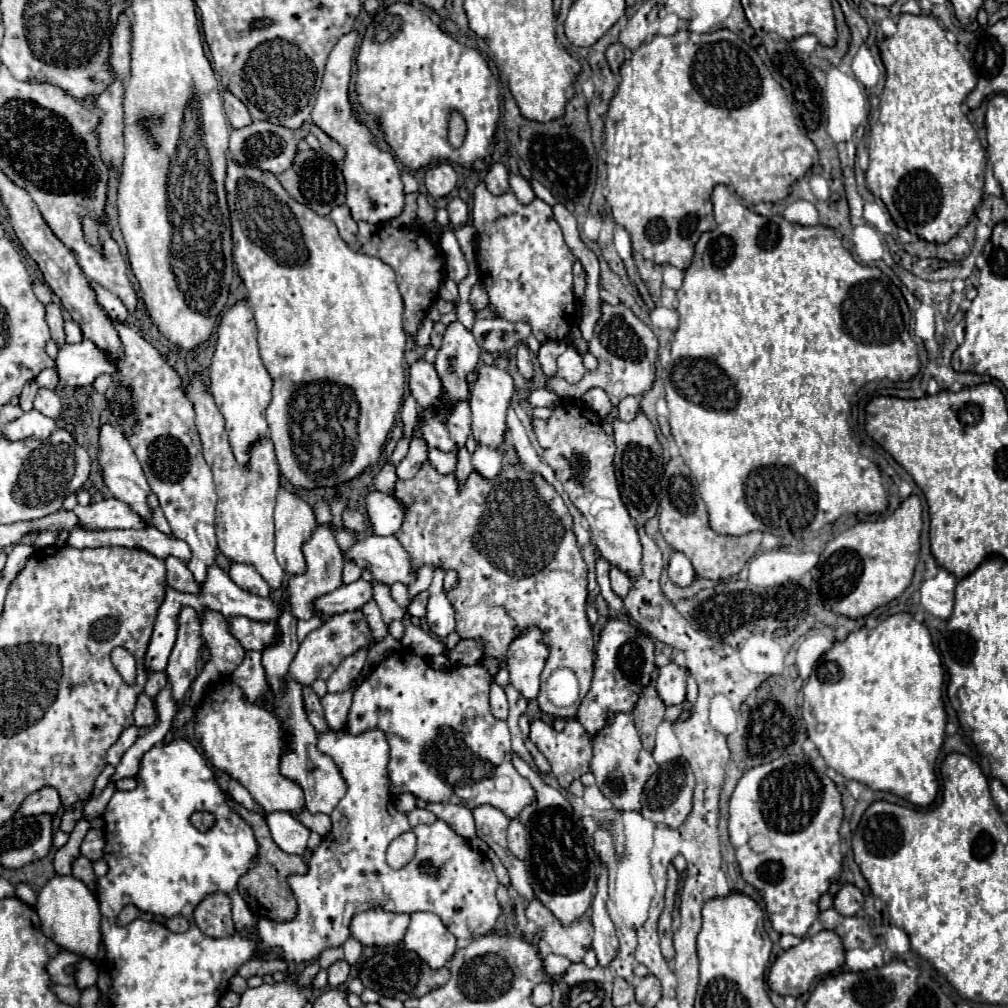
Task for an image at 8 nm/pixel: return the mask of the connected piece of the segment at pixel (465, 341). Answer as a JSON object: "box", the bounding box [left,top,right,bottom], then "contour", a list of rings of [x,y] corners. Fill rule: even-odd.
{"box":[436,320,480,402],"contour":[[[458,320],[446,326],[442,348],[436,356],[436,370],[444,384],[444,400],[458,402],[464,400],[464,390],[468,390],[466,376],[476,368],[480,346],[474,334]]]}

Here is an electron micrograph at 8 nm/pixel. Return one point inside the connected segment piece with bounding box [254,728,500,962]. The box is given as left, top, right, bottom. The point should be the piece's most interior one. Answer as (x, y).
(348, 874)

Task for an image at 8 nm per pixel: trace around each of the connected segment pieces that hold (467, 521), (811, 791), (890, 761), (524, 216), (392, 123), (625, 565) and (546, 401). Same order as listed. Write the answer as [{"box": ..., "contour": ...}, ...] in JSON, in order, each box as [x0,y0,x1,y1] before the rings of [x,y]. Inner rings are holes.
[{"box":[394,460,594,718],"contour":[[[426,460],[418,474],[410,480],[396,480],[394,498],[406,508],[402,528],[394,534],[410,556],[412,570],[420,566],[454,570],[458,584],[448,592],[448,600],[456,612],[456,634],[460,640],[476,638],[484,642],[482,658],[496,658],[498,668],[506,668],[506,650],[512,640],[530,628],[542,632],[542,642],[548,646],[550,656],[540,674],[538,706],[542,712],[558,718],[574,718],[580,700],[590,690],[592,666],[594,666],[594,636],[586,616],[586,562],[572,530],[572,516],[560,498],[560,494],[536,472],[524,470],[520,464],[502,466],[500,474],[492,480],[482,478],[476,470],[464,484],[456,480],[456,474],[440,474]],[[568,668],[580,682],[580,698],[568,708],[556,708],[546,698],[546,678],[558,670]]]},{"box":[730,756,844,938],"contour":[[[780,756],[768,764],[750,768],[738,780],[730,798],[730,842],[736,850],[742,878],[760,894],[768,918],[778,934],[794,934],[800,938],[806,936],[808,928],[818,918],[820,896],[828,892],[832,882],[840,880],[842,850],[838,832],[842,820],[844,806],[838,786],[826,774],[814,770],[806,758]]]},{"box":[802,614,946,806],"contour":[[[894,614],[888,616],[884,622],[880,622],[876,628],[868,630],[866,626],[860,630],[854,630],[844,642],[836,642],[830,652],[824,654],[824,658],[818,662],[814,668],[812,676],[804,684],[804,702],[802,702],[802,718],[806,722],[808,738],[816,744],[818,752],[826,760],[830,768],[834,768],[838,774],[842,774],[846,780],[858,780],[866,784],[872,790],[882,790],[882,792],[892,792],[904,800],[908,800],[914,806],[930,806],[936,796],[938,796],[938,778],[936,778],[936,758],[940,754],[940,748],[944,744],[944,728],[946,728],[946,710],[944,710],[944,700],[942,700],[942,686],[944,686],[944,668],[942,660],[932,644],[932,636],[928,628],[920,622],[916,622],[910,614]]]},{"box":[472,182,576,342],"contour":[[[480,182],[474,190],[474,208],[472,208],[472,224],[478,232],[478,248],[476,248],[476,262],[478,270],[482,270],[482,284],[488,290],[488,298],[500,316],[510,322],[526,322],[532,328],[532,334],[540,342],[548,340],[566,340],[568,332],[576,322],[576,300],[572,292],[572,266],[576,256],[566,246],[562,238],[562,230],[552,216],[552,208],[542,202],[534,200],[528,206],[522,206],[512,192],[494,196],[488,192],[486,184]]]},{"box":[356,2,500,170],"contour":[[[394,2],[380,10],[374,16],[374,24],[366,30],[356,56],[356,66],[358,102],[368,114],[374,114],[380,120],[380,130],[390,144],[396,160],[402,162],[408,170],[430,168],[438,162],[456,162],[468,168],[472,162],[484,160],[488,156],[488,148],[500,120],[498,82],[492,76],[486,60],[474,48],[458,44],[454,38],[442,32],[442,28],[436,26],[422,10],[408,2]],[[454,110],[462,114],[468,126],[466,140],[458,150],[448,144],[448,118]]]},{"box":[532,402,642,578],"contour":[[[572,402],[570,408],[556,406],[548,420],[532,418],[534,434],[538,444],[544,448],[542,456],[548,466],[556,472],[556,478],[562,482],[570,502],[584,514],[590,524],[592,540],[598,546],[600,554],[632,578],[640,574],[640,554],[642,546],[636,532],[636,522],[632,522],[618,490],[614,454],[614,438],[606,436],[602,422],[596,412],[592,412],[582,402]]]},{"box":[528,388,558,408],"contour":[[[540,388],[540,390],[532,390],[528,394],[528,402],[530,402],[530,406],[548,406],[548,408],[554,408],[556,402],[558,402],[558,398],[550,390]]]}]

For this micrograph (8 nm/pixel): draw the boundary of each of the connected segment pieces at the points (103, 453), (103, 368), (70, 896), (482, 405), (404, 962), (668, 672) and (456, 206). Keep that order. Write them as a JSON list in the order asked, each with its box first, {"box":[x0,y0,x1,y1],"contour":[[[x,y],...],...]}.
[{"box":[98,422,152,522],"contour":[[[106,422],[100,426],[100,438],[98,438],[98,464],[102,470],[102,478],[104,484],[108,486],[108,490],[122,502],[128,502],[146,522],[152,522],[152,512],[150,506],[146,502],[146,494],[148,490],[148,482],[144,478],[144,472],[140,470],[140,462],[132,450],[132,446],[128,444],[122,428],[118,424]]]},{"box":[56,340,116,386],"contour":[[[90,340],[66,344],[56,358],[56,372],[68,386],[90,386],[100,374],[114,374],[116,370],[116,360]]]},{"box":[36,876,100,960],"contour":[[[54,876],[46,882],[46,886],[40,890],[36,900],[36,912],[42,922],[42,930],[48,938],[52,938],[60,948],[82,954],[90,960],[96,958],[100,948],[100,904],[94,892],[90,888],[74,878],[74,876]]]},{"box":[468,364,514,448],"contour":[[[484,364],[478,370],[478,376],[470,388],[470,398],[468,404],[472,408],[472,436],[476,442],[484,442],[486,446],[496,446],[500,448],[506,432],[506,410],[510,406],[510,398],[514,394],[514,378],[510,372],[494,366],[494,364]]]},{"box":[358,944,448,1000],"contour":[[[392,944],[392,946],[366,946],[360,958],[360,968],[358,968],[358,978],[366,988],[372,988],[380,996],[390,996],[398,1000],[408,1000],[408,998],[418,998],[424,996],[448,982],[448,968],[432,970],[424,960],[418,958],[416,952],[406,950],[404,944]]]},{"box":[656,662,686,706],"contour":[[[674,662],[662,666],[656,682],[656,692],[666,706],[682,704],[686,700],[686,672]]]},{"box":[448,198,470,222],"contour":[[[452,198],[448,204],[448,214],[452,222],[468,222],[470,210],[462,198]]]}]

